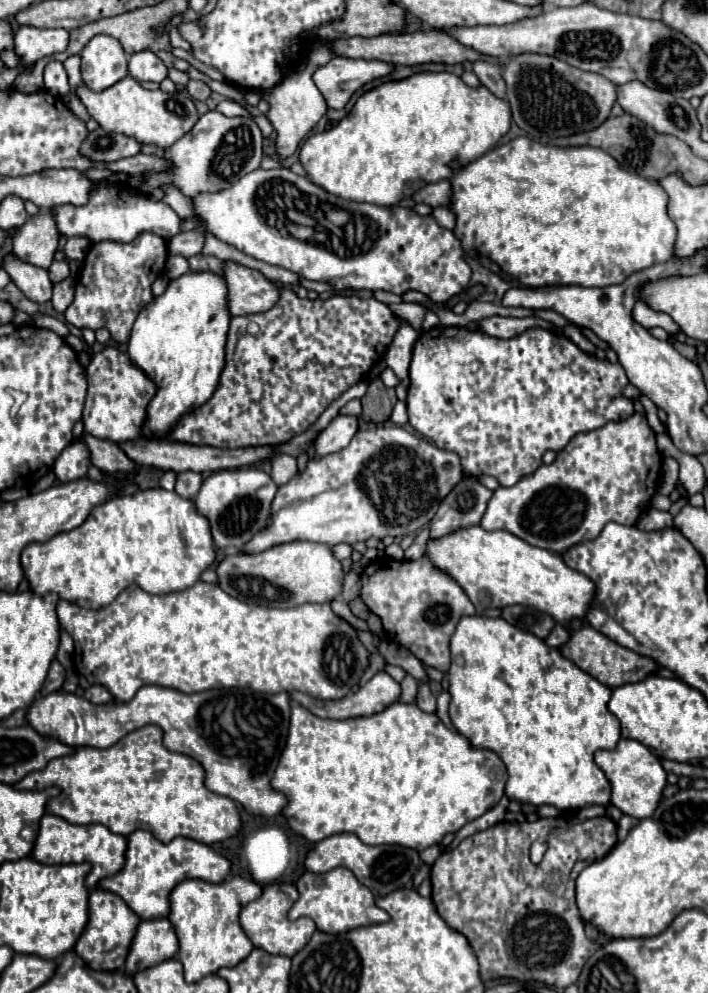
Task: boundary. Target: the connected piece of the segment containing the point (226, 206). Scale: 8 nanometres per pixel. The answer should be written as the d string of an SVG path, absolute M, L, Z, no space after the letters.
M288 168L254 170L234 182L230 188L196 194L192 198L194 220L204 220L208 232L218 240L238 248L240 252L262 260L266 264L282 266L286 270L304 276L306 280L328 282L334 290L384 290L392 294L404 294L418 290L426 294L434 304L444 304L452 296L460 294L470 280L470 266L466 262L464 248L452 230L438 226L434 216L420 216L412 208L384 208L366 202L352 202L326 194L320 186L314 186L308 178L296 176Z

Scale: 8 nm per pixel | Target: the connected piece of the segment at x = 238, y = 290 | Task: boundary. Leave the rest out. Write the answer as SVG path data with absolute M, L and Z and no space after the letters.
M224 262L224 282L228 288L230 316L266 312L280 298L278 284L270 282L260 270L236 262Z

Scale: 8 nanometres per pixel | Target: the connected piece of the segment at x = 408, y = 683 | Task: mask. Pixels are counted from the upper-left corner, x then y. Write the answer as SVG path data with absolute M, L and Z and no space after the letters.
M406 674L400 684L402 684L402 700L404 702L414 702L416 692L418 692L418 682L410 674Z

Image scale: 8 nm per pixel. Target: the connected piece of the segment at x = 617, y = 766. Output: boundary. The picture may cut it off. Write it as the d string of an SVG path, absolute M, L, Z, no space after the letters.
M622 738L614 750L596 752L596 764L604 770L606 778L612 784L610 802L628 816L650 818L650 814L656 810L662 798L662 790L666 786L666 776L668 776L660 760L652 754L652 750L642 742L638 742L636 738Z

